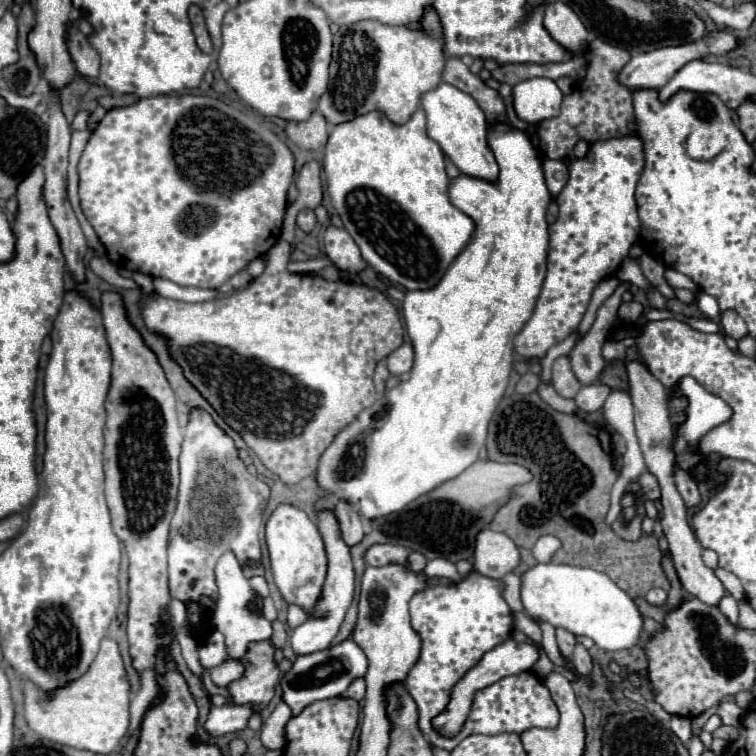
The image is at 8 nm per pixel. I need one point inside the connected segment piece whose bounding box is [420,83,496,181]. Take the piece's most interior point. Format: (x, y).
(455, 122)

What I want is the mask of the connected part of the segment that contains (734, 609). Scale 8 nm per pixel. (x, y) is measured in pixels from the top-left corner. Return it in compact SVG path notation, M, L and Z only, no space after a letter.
M730 595L724 597L724 601L720 601L718 609L728 617L728 621L730 621L732 625L738 625L738 603L736 603L734 597L730 597Z

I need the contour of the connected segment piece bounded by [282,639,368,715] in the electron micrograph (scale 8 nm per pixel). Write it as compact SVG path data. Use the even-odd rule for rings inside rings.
M346 639L334 647L328 647L324 651L298 657L294 661L292 669L282 679L282 699L290 705L292 713L298 715L306 705L310 705L314 701L330 699L330 697L338 697L338 695L346 693L348 685L356 677L364 677L366 667L368 667L368 659L364 657L364 651L350 639Z

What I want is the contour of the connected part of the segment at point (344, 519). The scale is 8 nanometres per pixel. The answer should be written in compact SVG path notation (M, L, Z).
M340 501L336 505L336 517L340 523L340 531L342 531L342 539L346 541L348 547L358 545L364 537L364 529L362 529L362 517L356 513L356 509L352 509L352 505L344 505L344 501Z

